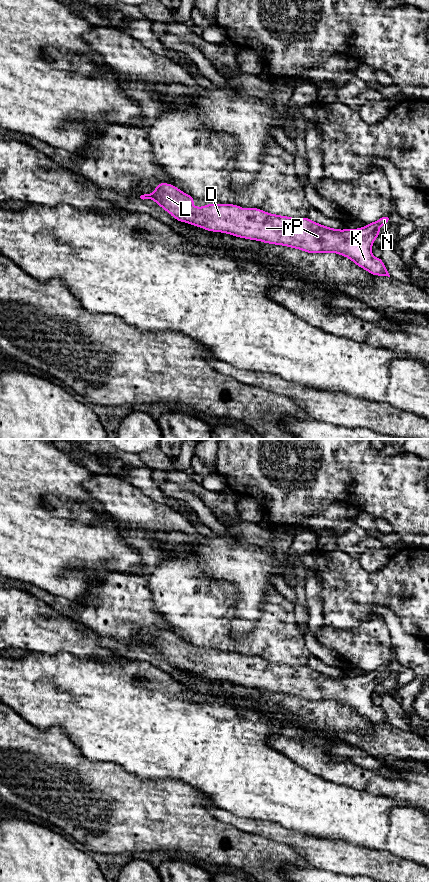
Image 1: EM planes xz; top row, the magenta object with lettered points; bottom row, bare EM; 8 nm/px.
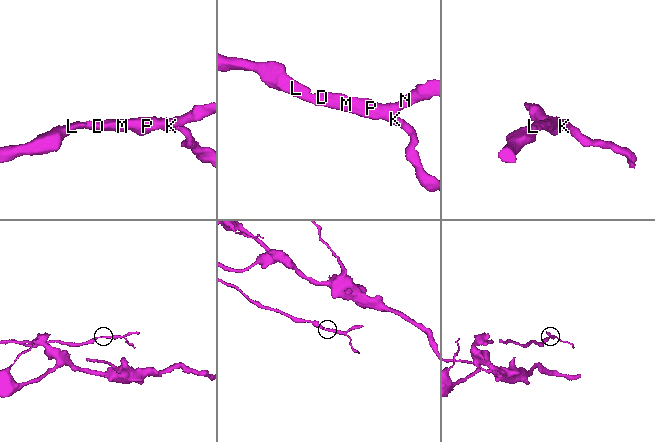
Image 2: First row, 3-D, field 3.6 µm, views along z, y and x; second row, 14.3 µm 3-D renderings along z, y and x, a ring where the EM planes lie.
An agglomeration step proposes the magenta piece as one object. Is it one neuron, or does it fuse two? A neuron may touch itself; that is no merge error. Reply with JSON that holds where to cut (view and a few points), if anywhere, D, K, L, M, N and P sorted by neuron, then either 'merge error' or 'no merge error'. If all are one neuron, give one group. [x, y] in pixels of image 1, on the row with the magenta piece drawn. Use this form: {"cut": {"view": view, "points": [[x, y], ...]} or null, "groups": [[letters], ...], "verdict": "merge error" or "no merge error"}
{"cut": null, "groups": [["D", "K", "L", "M", "N", "P"]], "verdict": "no merge error"}

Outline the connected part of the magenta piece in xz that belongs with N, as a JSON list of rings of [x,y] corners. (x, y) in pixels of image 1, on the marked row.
[[[159,183],[152,194],[141,194],[138,199],[144,202],[146,198],[154,200],[173,218],[180,222],[187,222],[205,230],[228,233],[237,237],[261,242],[289,246],[308,253],[339,253],[348,257],[359,267],[369,271],[372,275],[388,276],[381,258],[375,258],[371,253],[374,240],[380,236],[380,227],[390,222],[390,215],[368,224],[359,229],[338,230],[328,228],[306,218],[290,218],[269,214],[257,208],[244,209],[232,204],[209,204],[203,207],[193,207],[194,198],[183,193],[174,185]]]

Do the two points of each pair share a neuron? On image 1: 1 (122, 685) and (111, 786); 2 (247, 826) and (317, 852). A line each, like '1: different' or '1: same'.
1: different
2: same

